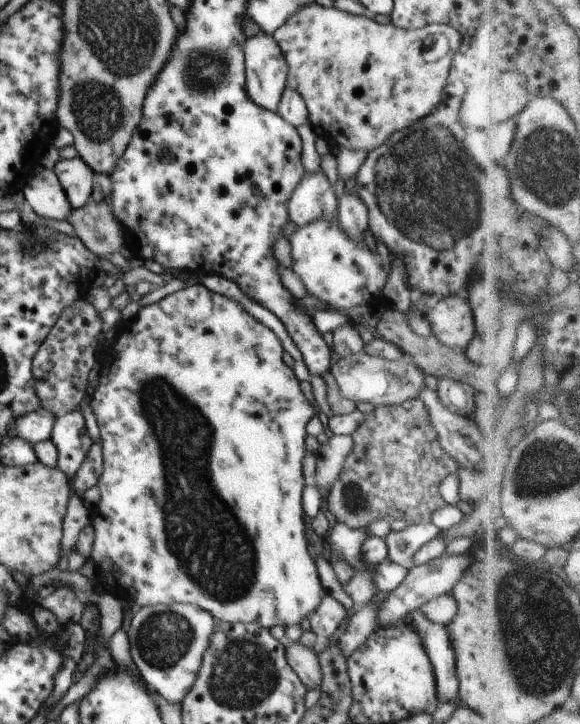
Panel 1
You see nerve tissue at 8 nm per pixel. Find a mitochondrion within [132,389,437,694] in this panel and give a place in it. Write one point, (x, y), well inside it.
(164, 639)

